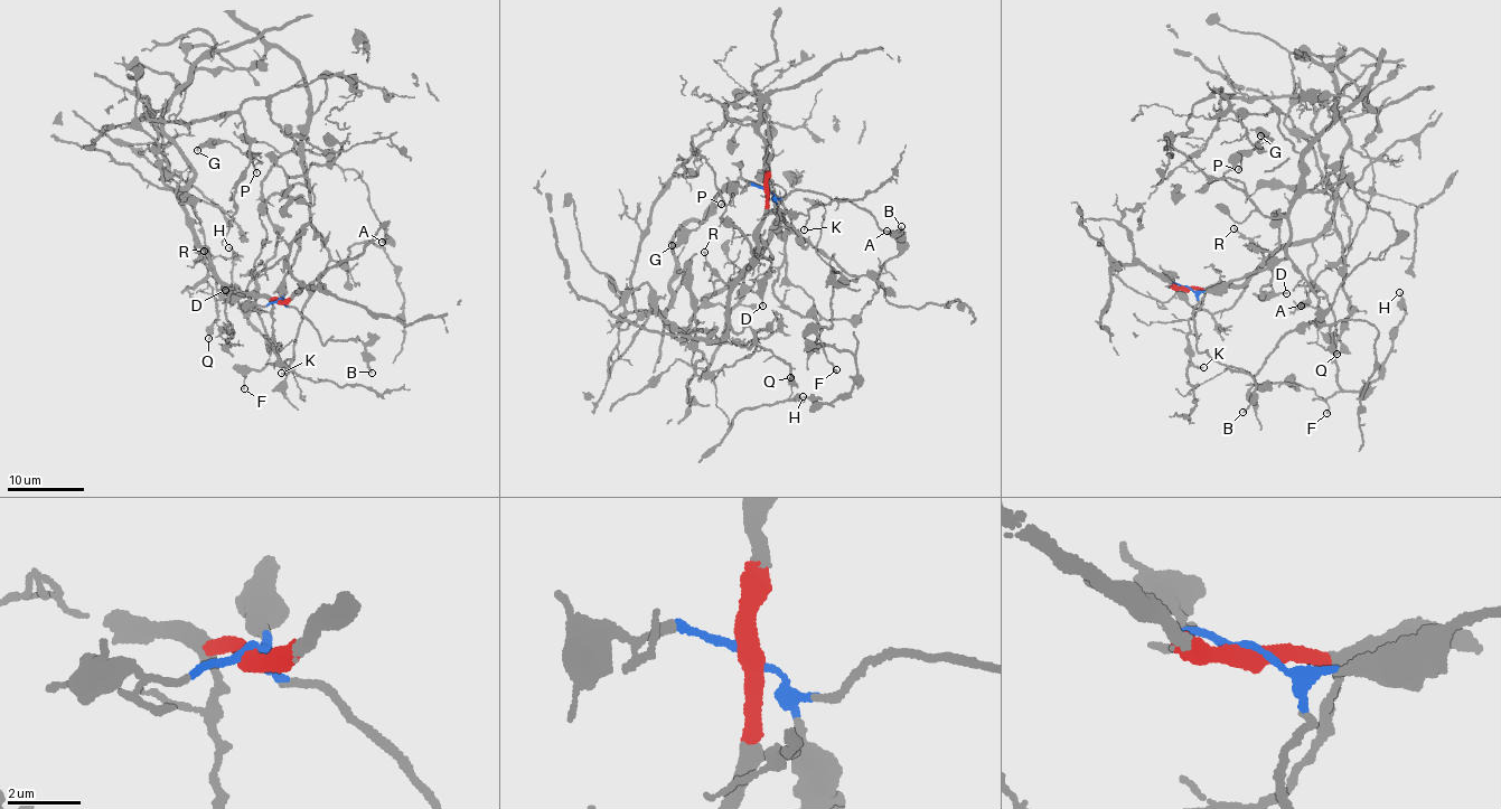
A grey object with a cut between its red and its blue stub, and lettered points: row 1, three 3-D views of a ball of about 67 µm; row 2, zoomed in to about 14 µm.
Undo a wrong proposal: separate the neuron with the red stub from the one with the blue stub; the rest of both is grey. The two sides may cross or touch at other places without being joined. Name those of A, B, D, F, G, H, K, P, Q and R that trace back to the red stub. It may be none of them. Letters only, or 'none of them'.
K, Q, R

